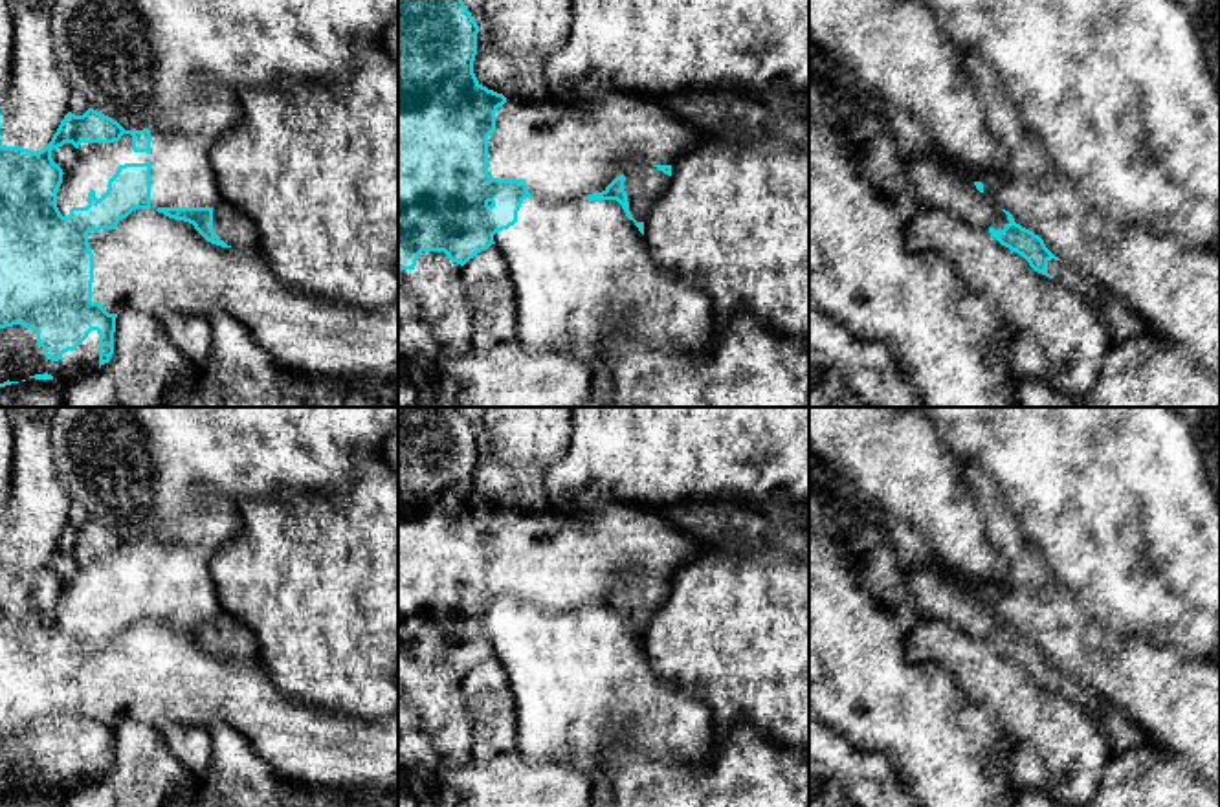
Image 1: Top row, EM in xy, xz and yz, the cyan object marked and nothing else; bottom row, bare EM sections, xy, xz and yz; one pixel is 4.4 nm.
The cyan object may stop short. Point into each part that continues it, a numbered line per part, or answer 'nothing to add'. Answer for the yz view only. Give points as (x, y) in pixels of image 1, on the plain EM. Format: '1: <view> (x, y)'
1: yz (1074, 743)

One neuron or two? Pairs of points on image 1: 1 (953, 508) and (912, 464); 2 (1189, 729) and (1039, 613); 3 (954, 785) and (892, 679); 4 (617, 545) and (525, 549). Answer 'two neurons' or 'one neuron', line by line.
1: one neuron
2: one neuron
3: one neuron
4: one neuron

